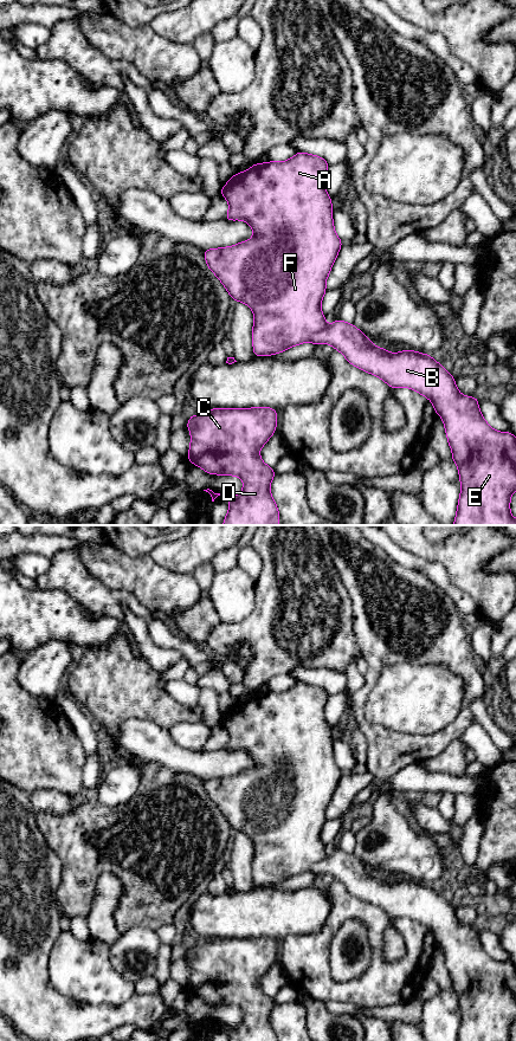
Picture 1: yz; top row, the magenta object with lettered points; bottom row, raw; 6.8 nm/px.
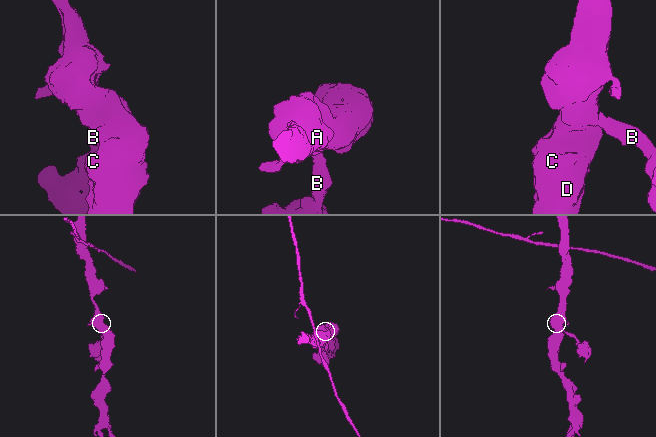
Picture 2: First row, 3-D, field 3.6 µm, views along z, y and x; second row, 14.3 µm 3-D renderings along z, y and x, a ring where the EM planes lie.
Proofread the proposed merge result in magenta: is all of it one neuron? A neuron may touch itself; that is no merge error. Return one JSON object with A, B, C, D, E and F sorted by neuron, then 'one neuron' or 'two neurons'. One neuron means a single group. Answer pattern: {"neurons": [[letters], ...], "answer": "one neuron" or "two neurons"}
{"neurons": [["A", "B", "C", "D", "E", "F"]], "answer": "one neuron"}

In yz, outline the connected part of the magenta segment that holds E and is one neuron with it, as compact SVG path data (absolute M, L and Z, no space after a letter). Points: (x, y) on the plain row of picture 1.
M298 681L294 687L284 692L269 691L260 694L254 693L250 699L241 701L237 705L232 705L231 710L221 718L220 724L228 731L230 735L228 743L226 744L225 749L227 751L245 750L253 758L254 765L250 770L239 772L234 776L205 780L204 787L208 795L208 798L219 808L221 814L226 817L231 828L233 828L236 832L243 832L247 834L253 841L254 852L252 859L252 874L254 886L260 887L276 885L304 872L311 872L316 875L329 873L334 877L335 880L341 881L350 894L380 907L382 911L388 913L391 918L395 919L407 917L419 924L423 924L431 930L436 944L443 948L447 971L452 979L452 990L458 996L458 1003L460 1007L460 1028L458 1030L457 1041L510 1041L510 1027L516 1021L516 968L511 962L502 963L490 957L490 955L484 950L479 940L478 926L470 927L462 925L456 917L454 907L450 903L447 903L440 893L434 891L431 885L417 882L414 880L404 880L395 884L389 884L387 879L375 877L372 871L367 868L363 862L361 862L354 854L346 853L340 848L329 856L325 854L325 846L321 842L321 832L327 821L325 809L328 808L330 798L343 774L335 763L335 757L333 754L331 729L324 718L324 709L328 698L329 694L323 687Z

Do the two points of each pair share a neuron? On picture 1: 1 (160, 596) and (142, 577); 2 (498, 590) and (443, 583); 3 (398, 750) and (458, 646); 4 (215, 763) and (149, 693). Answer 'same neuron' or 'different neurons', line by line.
1: same neuron
2: different neurons
3: same neuron
4: different neurons

